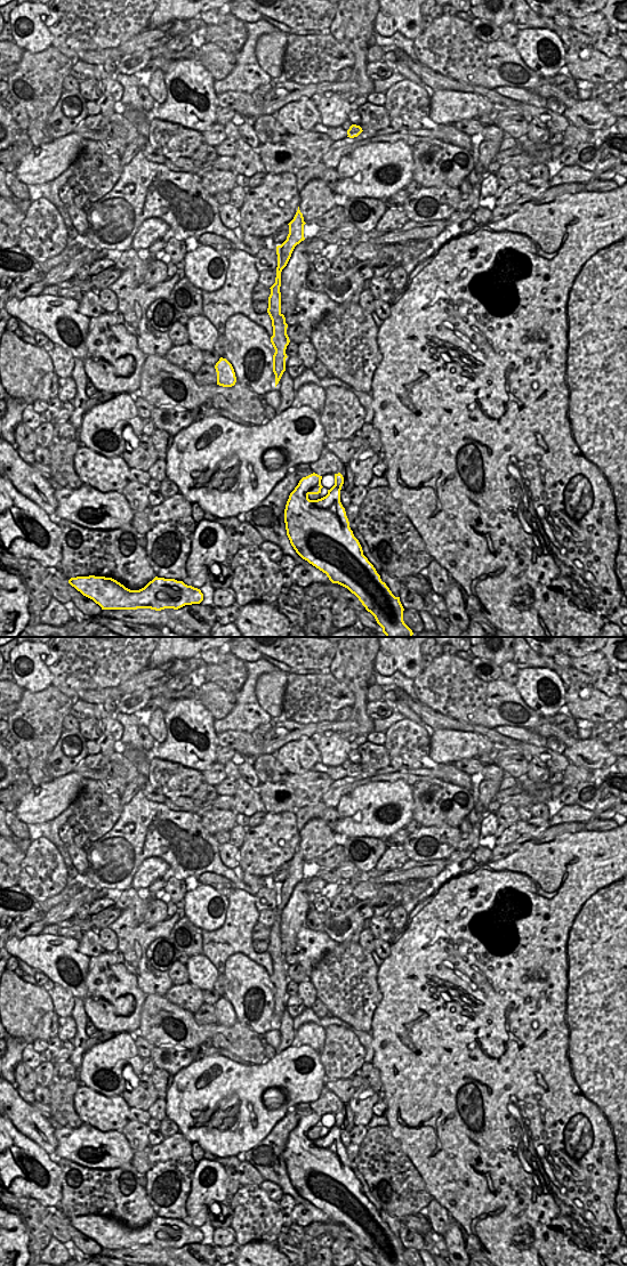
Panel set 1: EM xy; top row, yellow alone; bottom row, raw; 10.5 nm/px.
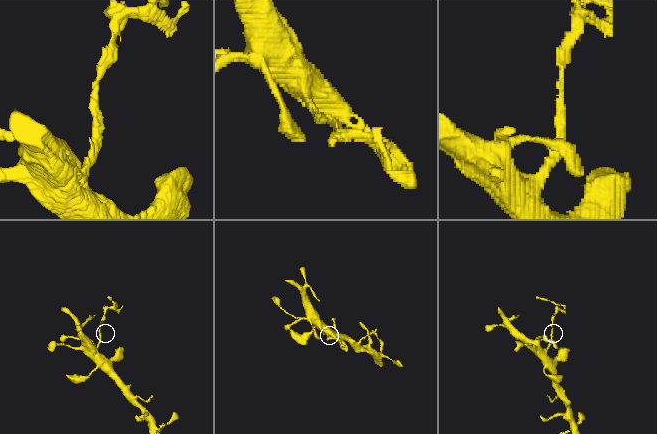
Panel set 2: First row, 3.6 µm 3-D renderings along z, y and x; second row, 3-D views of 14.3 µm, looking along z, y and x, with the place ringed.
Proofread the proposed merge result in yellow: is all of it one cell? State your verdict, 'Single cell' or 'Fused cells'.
Single cell.

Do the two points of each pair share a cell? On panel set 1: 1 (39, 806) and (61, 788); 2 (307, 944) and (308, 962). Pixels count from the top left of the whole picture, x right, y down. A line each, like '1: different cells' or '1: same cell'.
1: same cell
2: same cell

